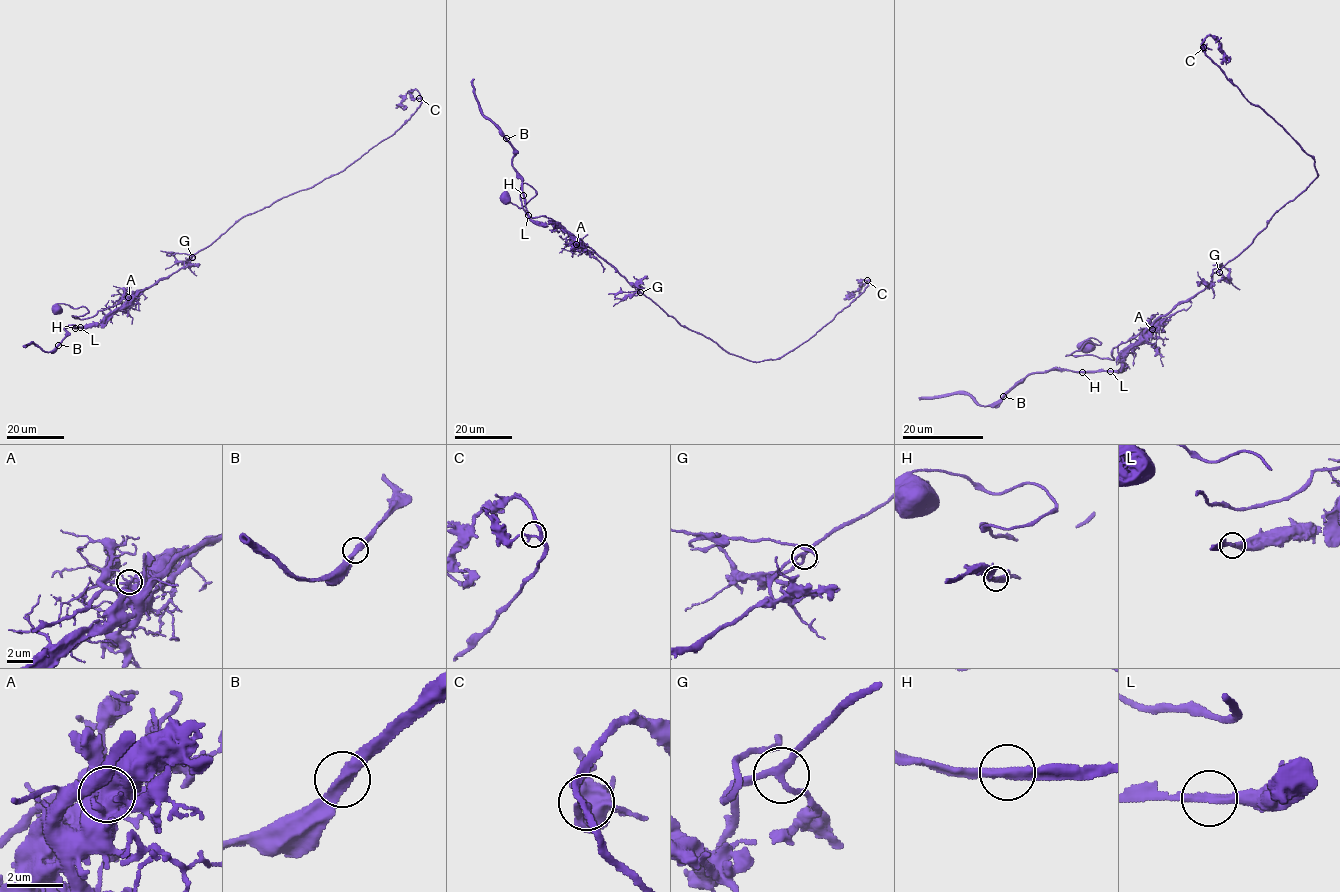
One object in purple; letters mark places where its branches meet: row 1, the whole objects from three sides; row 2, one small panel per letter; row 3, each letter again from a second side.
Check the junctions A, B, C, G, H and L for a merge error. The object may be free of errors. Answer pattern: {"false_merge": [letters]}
{"false_merge": ["A"]}

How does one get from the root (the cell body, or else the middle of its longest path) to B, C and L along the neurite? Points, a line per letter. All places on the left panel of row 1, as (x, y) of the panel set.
B: (58, 309), (85, 306), (72, 316), (83, 319), (126, 300), (100, 323), (65, 328), (57, 345)
C: (58, 309), (85, 306), (72, 316), (90, 318), (167, 278), (244, 216), (343, 170), (393, 135), (419, 98)
L: (58, 309), (57, 303), (85, 306), (88, 312), (72, 316), (83, 319), (126, 300), (103, 321), (80, 327)

